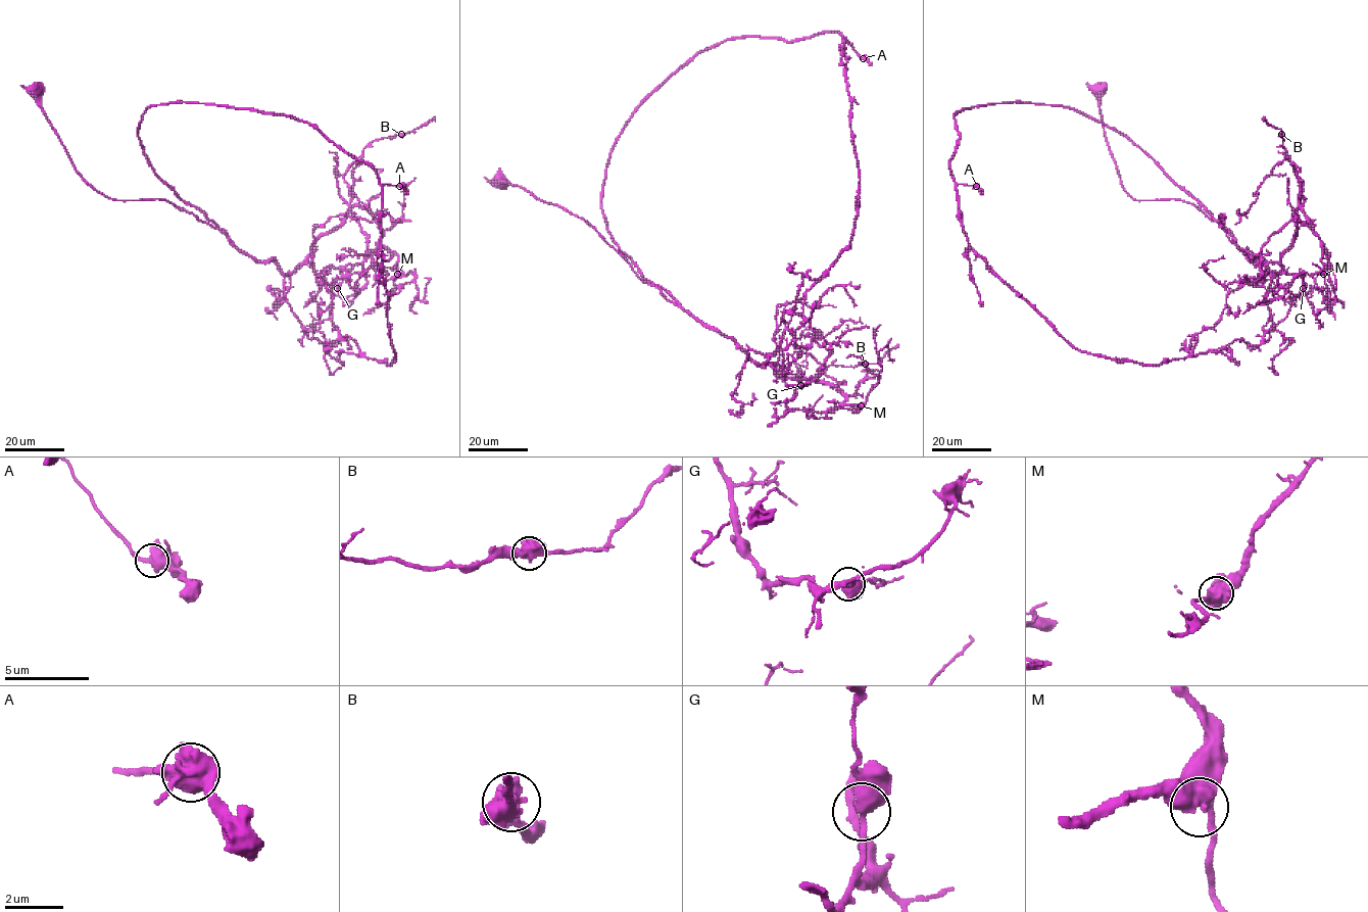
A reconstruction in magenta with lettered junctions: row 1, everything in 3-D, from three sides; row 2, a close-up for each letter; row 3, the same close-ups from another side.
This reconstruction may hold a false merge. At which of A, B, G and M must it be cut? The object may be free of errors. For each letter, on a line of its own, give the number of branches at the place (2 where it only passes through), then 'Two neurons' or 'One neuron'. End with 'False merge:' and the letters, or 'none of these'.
A: Branches: 3. One neuron
B: Branches: 2. One neuron
G: Branches: 2. One neuron
M: Branches: 2. One neuron
False merge: none of these

